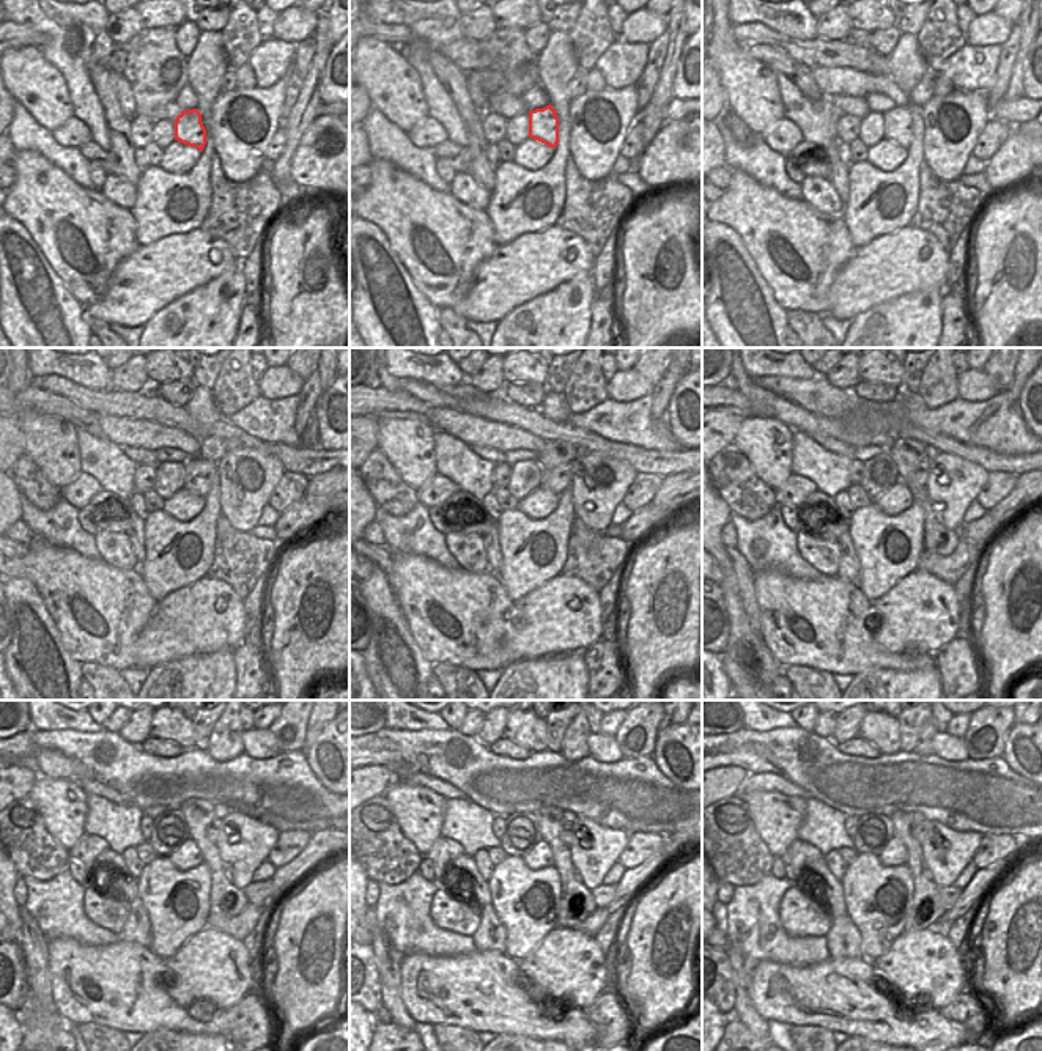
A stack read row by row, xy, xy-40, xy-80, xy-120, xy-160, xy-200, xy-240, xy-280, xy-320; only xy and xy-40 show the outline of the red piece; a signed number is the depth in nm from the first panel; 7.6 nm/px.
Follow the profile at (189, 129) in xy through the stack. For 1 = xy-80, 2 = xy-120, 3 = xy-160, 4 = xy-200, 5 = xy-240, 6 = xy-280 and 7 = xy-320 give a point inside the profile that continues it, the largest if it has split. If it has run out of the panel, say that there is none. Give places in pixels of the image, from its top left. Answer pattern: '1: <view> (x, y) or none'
1: xy-80 (897, 121)
2: xy-120 (200, 474)
3: xy-160 (561, 477)
4: xy-200 (920, 475)
5: xy-240 (213, 829)
6: xy-280 (567, 828)
7: xy-320 (923, 829)

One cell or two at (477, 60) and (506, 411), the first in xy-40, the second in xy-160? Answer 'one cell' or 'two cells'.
one cell

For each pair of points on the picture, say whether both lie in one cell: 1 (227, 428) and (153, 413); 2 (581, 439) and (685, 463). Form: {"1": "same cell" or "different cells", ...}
{"1": "same cell", "2": "same cell"}

